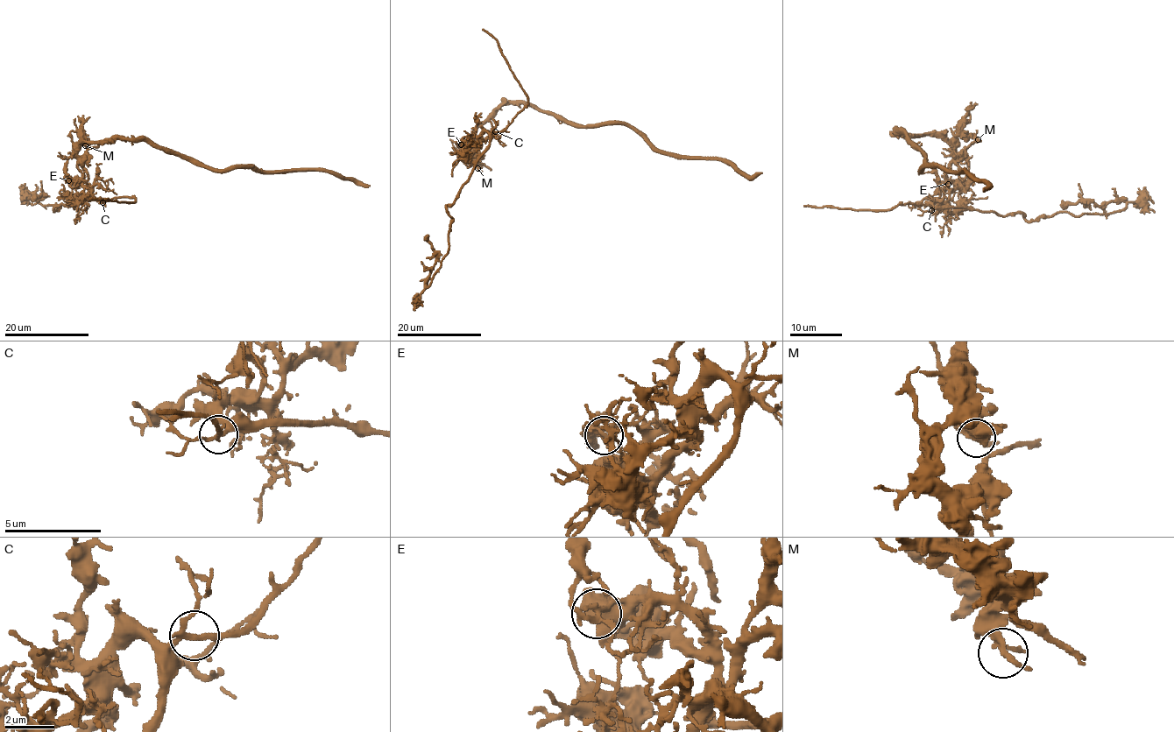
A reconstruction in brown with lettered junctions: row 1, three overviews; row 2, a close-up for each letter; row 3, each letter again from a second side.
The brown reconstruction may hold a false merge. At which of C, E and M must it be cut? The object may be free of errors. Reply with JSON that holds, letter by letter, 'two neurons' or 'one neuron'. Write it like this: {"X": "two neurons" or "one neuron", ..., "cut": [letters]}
{"C": "one neuron", "E": "two neurons", "M": "one neuron", "cut": ["E"]}

